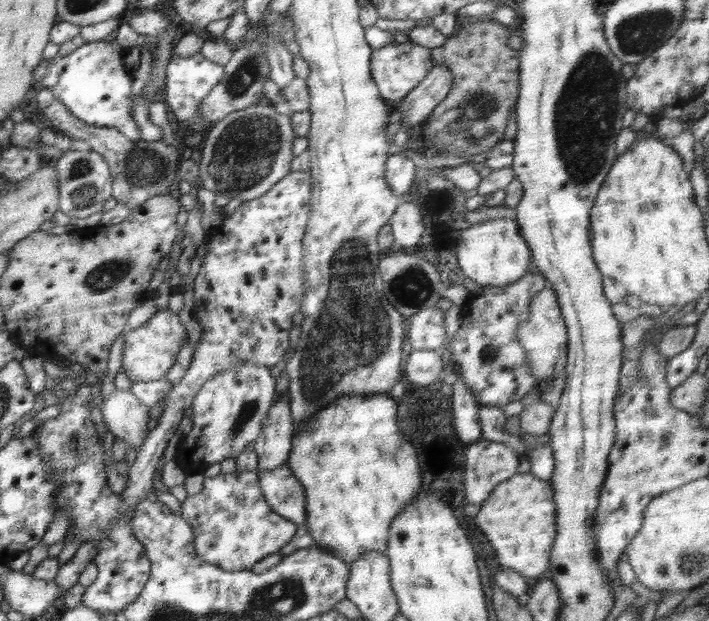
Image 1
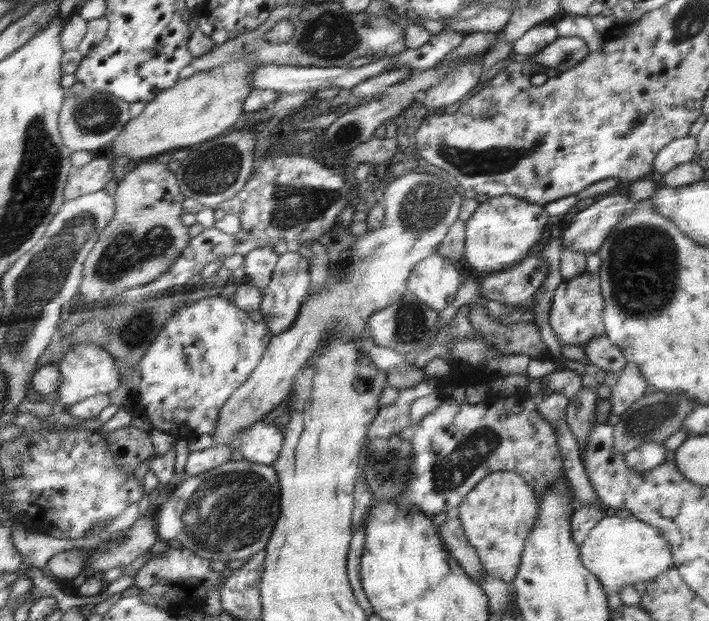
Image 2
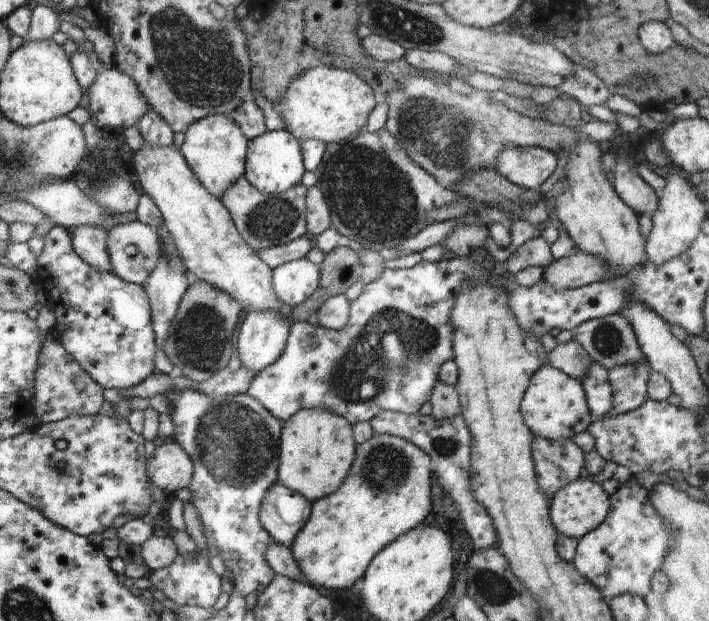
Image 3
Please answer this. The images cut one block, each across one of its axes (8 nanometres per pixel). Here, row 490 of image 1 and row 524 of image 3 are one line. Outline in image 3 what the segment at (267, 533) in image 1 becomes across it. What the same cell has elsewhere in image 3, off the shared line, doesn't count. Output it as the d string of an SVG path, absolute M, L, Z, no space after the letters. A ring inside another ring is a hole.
M186 387L185 389L179 391L172 391L164 396L169 400L169 414L172 422L174 423L174 434L171 440L178 443L185 451L186 454L191 458L193 464L193 473L191 476L191 481L187 486L190 490L190 504L194 506L194 510L198 513L200 522L202 523L202 534L205 538L205 543L208 548L214 546L222 560L225 564L225 568L232 572L234 576L234 591L238 595L243 597L248 596L248 594L260 594L273 579L275 572L270 568L270 565L266 560L266 553L268 550L268 545L271 543L270 533L261 525L259 519L259 512L261 509L261 502L263 501L265 492L279 480L278 467L279 467L279 452L281 450L281 430L283 429L283 423L280 422L273 414L270 414L268 410L264 408L255 398L252 398L247 392L238 393L230 396L213 395L205 393L204 391L199 391L193 387Z

